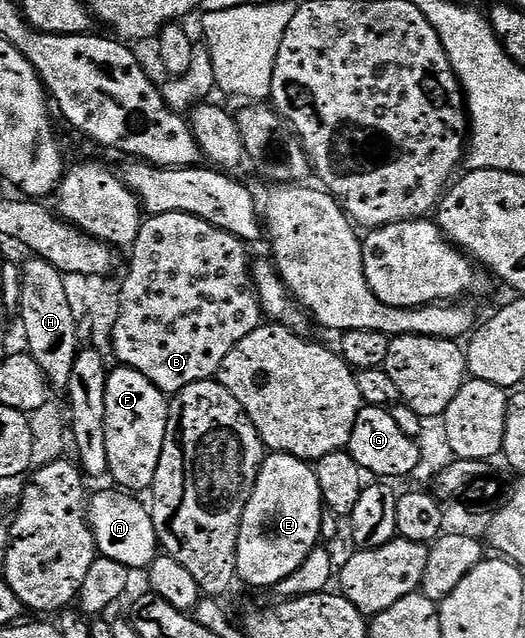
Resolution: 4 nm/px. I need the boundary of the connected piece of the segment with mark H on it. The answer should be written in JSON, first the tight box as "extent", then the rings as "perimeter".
{"extent":[19,257,81,392],"perimeter":[[[38,257],[28,258],[27,264],[22,264],[21,274],[23,284],[21,285],[21,297],[19,307],[23,311],[23,335],[27,338],[26,350],[41,365],[41,369],[47,375],[47,382],[51,384],[56,392],[66,392],[69,385],[69,377],[73,374],[73,361],[77,361],[81,344],[79,344],[80,320],[76,319],[73,308],[69,306],[69,296],[65,293],[65,281],[63,272],[58,271],[54,265],[45,259]]]}

